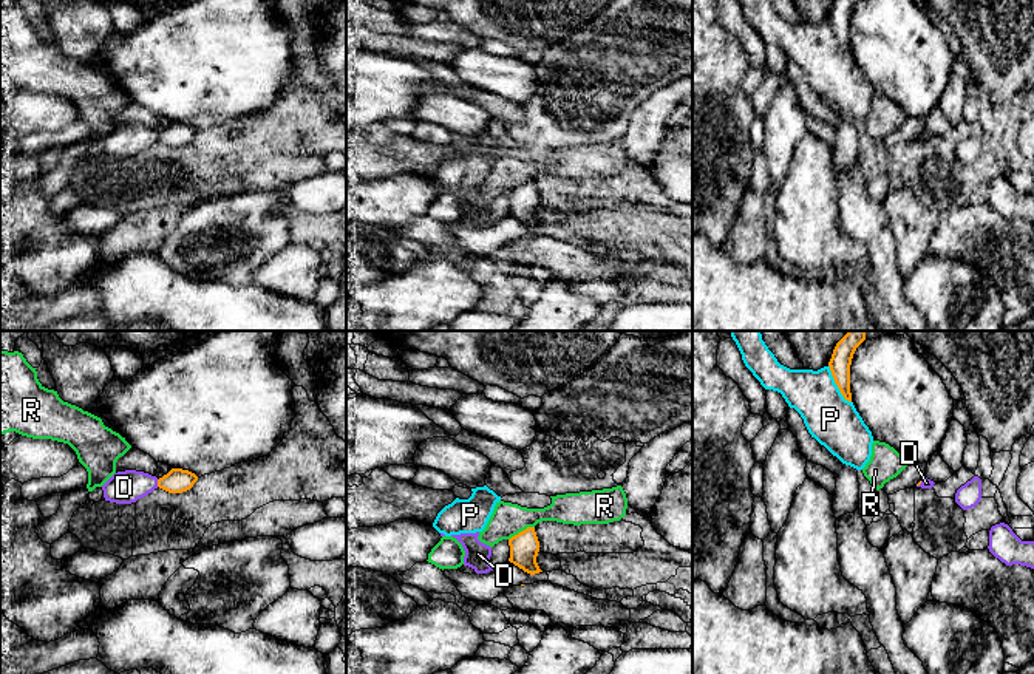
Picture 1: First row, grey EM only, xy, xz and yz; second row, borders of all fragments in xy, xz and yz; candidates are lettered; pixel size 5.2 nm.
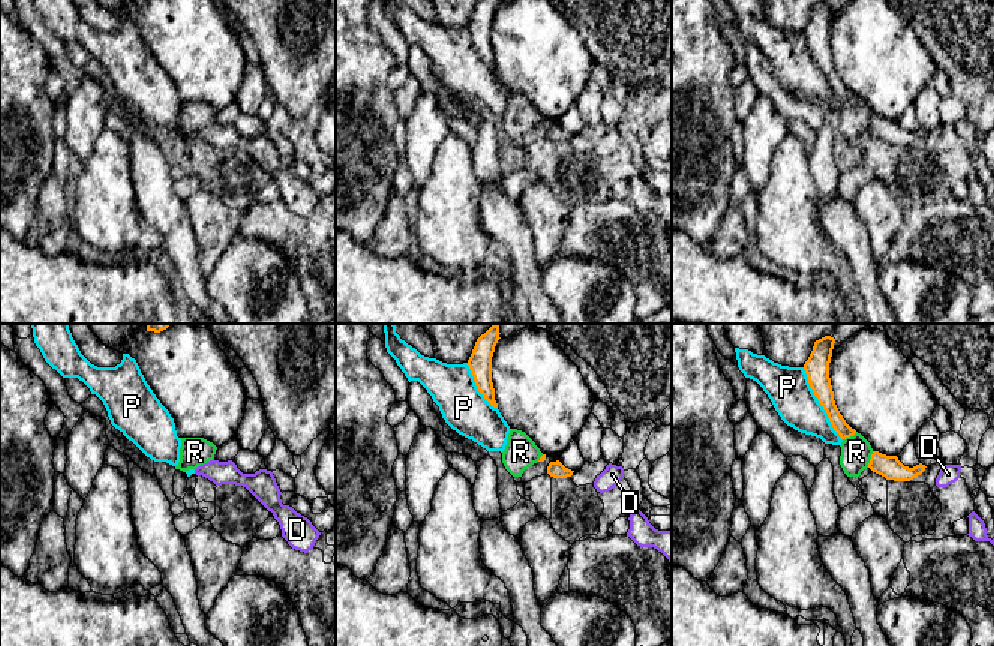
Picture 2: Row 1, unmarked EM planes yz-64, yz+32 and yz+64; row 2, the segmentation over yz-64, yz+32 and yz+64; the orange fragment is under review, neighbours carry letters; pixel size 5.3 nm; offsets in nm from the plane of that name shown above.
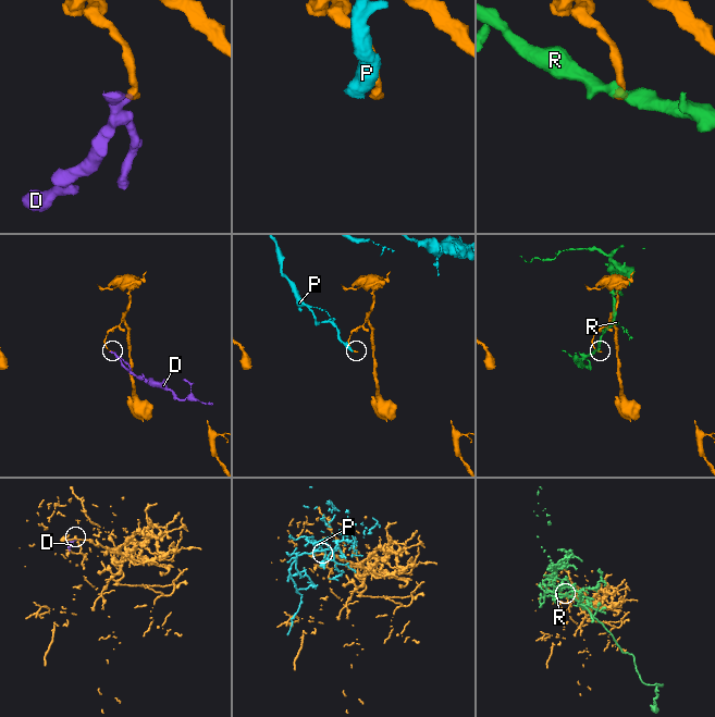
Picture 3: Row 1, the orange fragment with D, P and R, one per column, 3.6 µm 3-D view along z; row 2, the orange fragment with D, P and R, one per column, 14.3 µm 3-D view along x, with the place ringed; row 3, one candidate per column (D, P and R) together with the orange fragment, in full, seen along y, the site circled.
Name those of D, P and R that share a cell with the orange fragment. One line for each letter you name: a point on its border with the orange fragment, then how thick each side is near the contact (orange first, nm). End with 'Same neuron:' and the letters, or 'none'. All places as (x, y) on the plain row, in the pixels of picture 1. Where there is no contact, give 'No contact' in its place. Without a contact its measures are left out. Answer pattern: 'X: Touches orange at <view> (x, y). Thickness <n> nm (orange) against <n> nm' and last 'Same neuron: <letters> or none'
Same neuron: none

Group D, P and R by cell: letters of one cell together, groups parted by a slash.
D P / R

